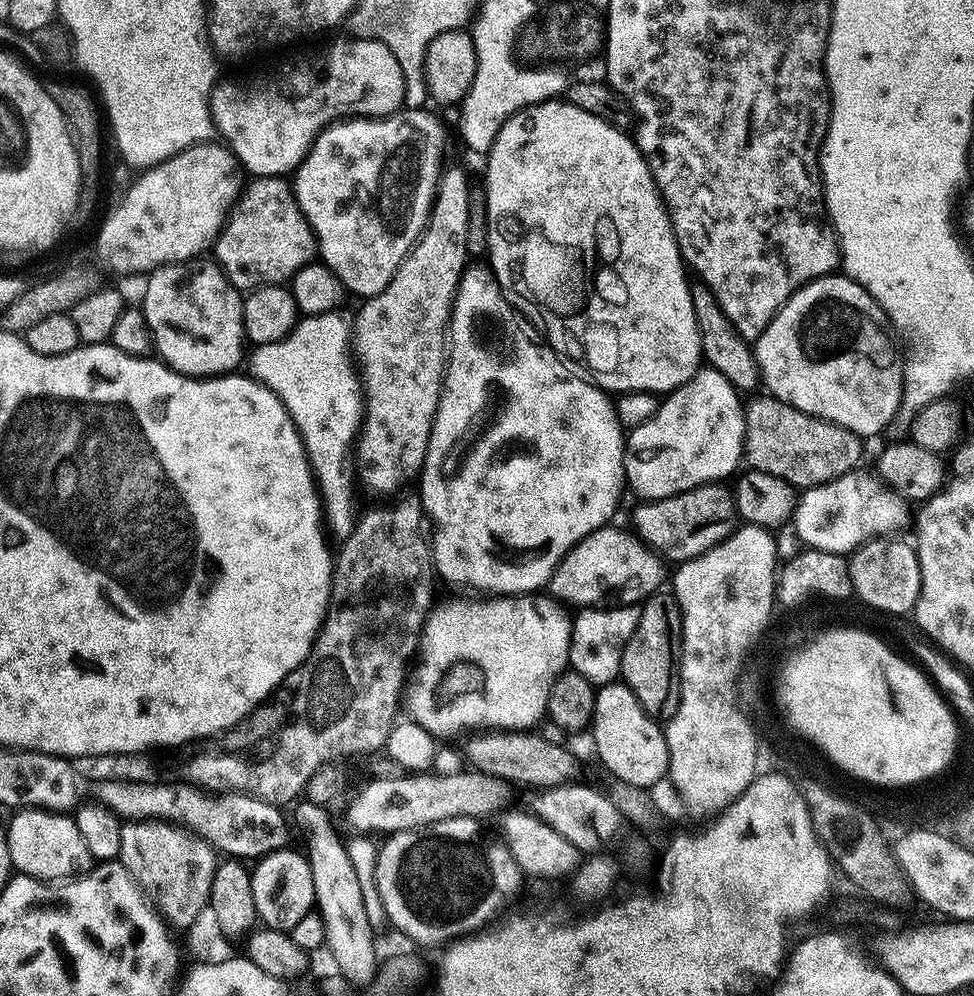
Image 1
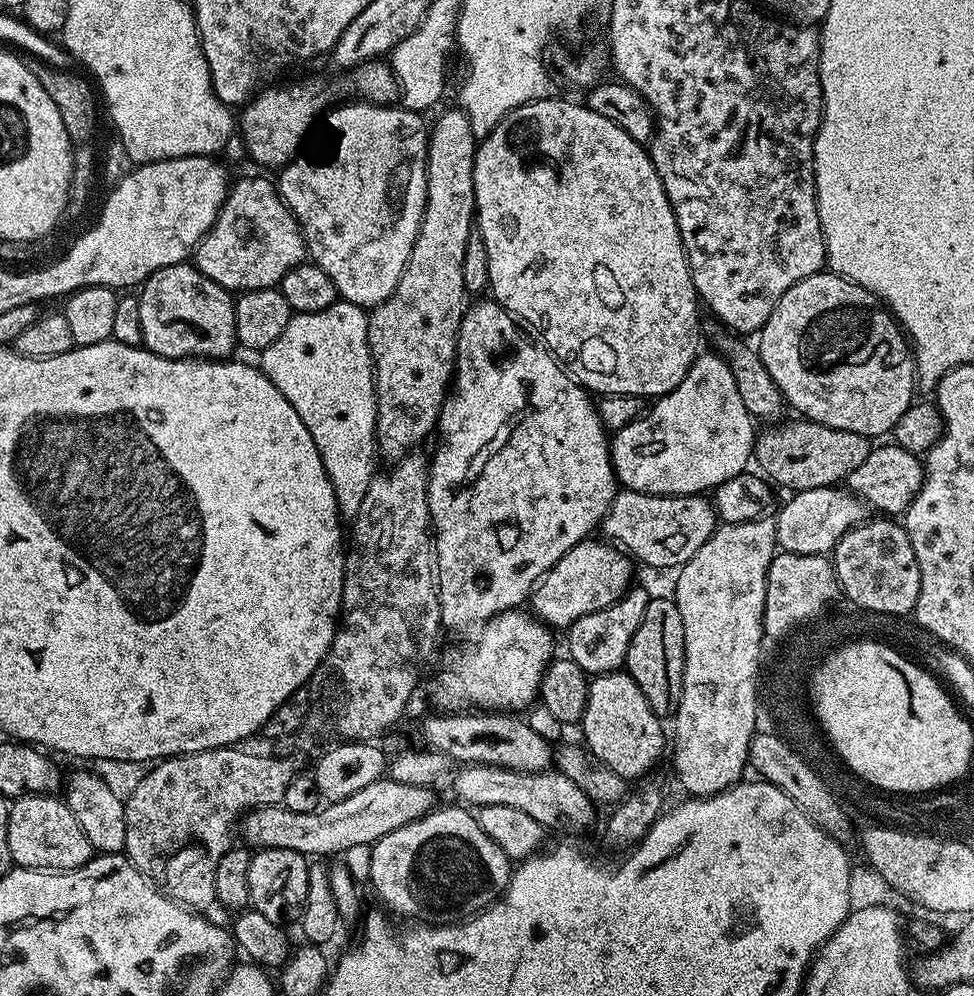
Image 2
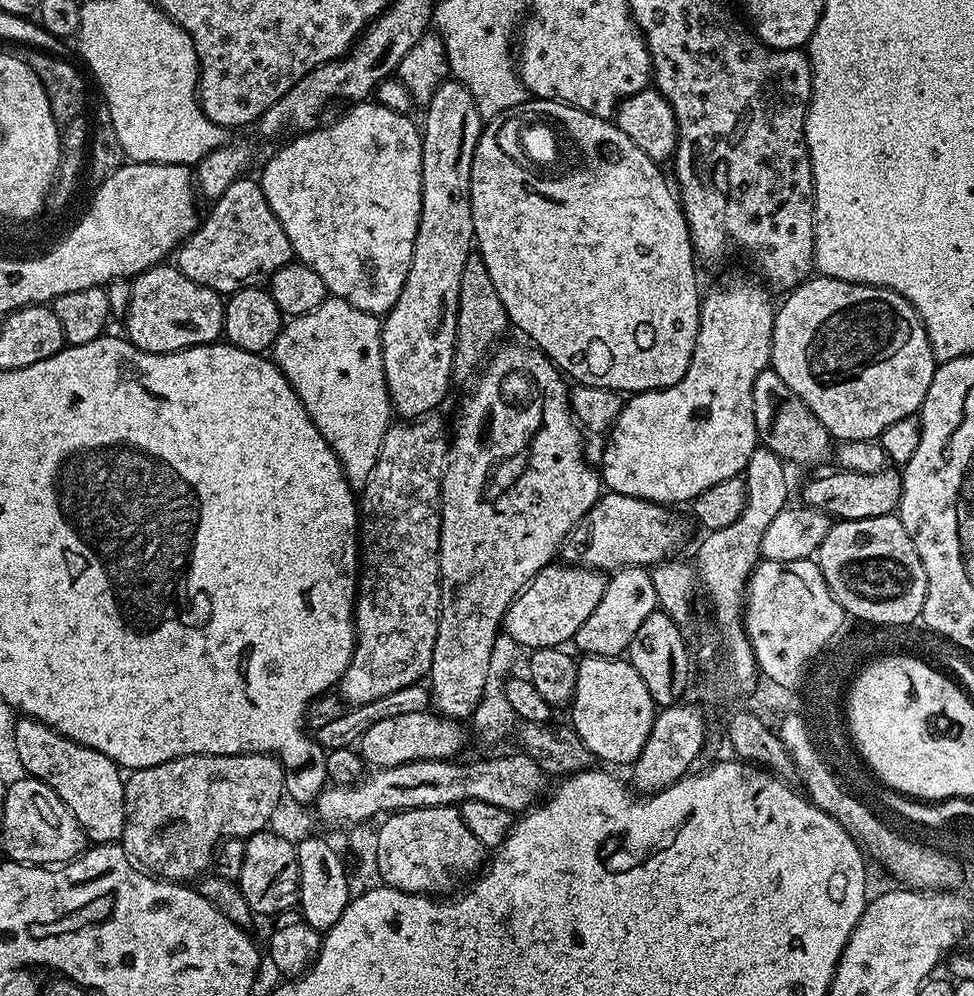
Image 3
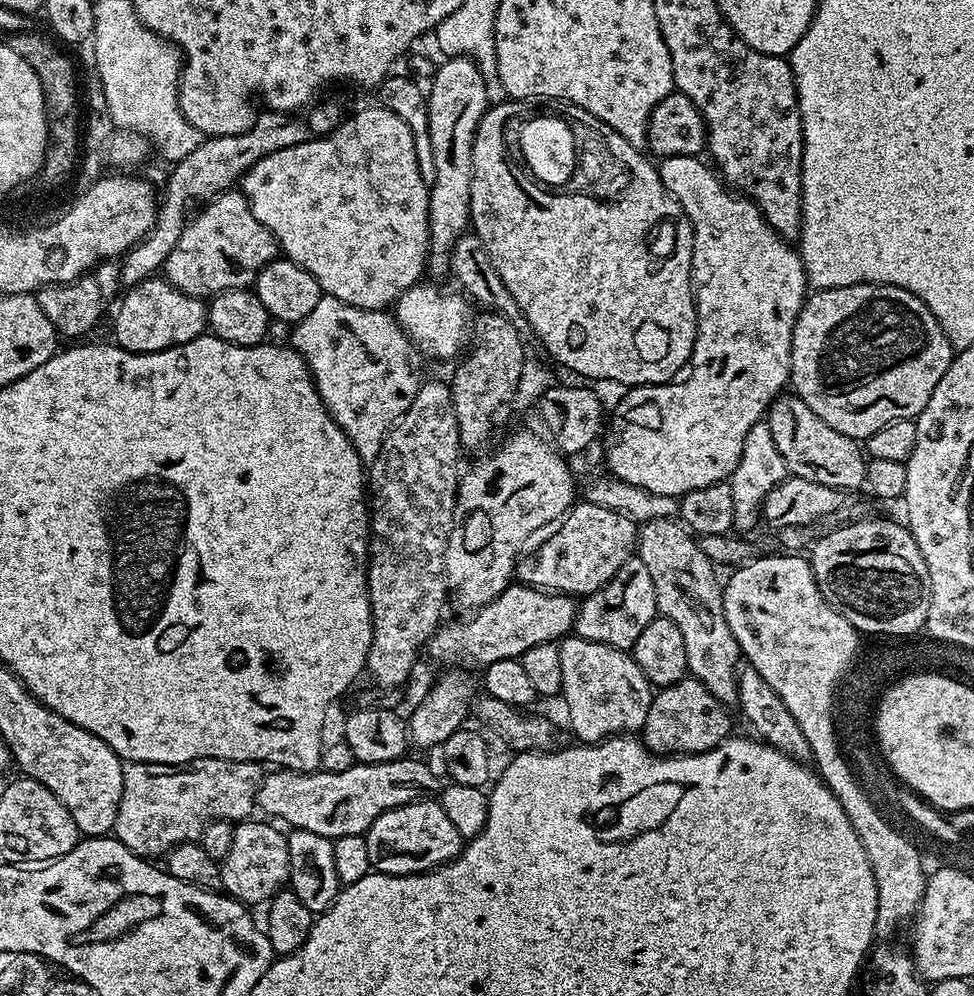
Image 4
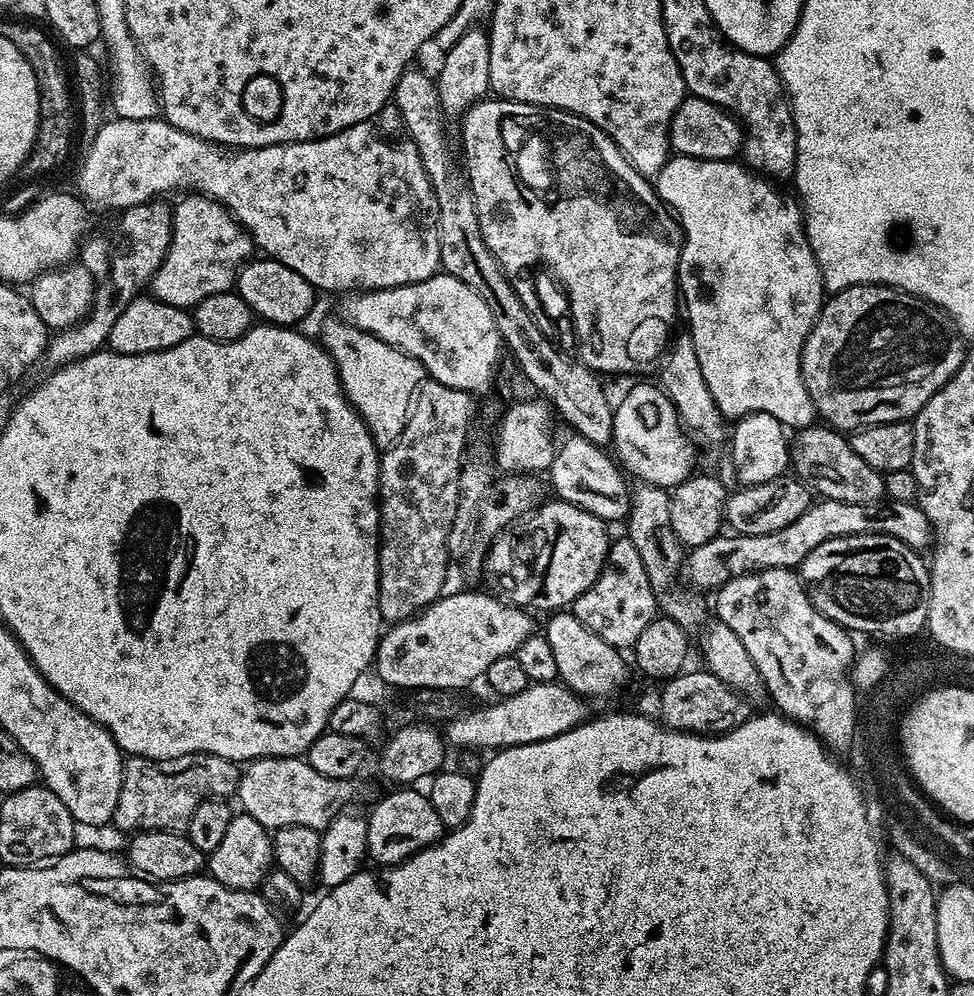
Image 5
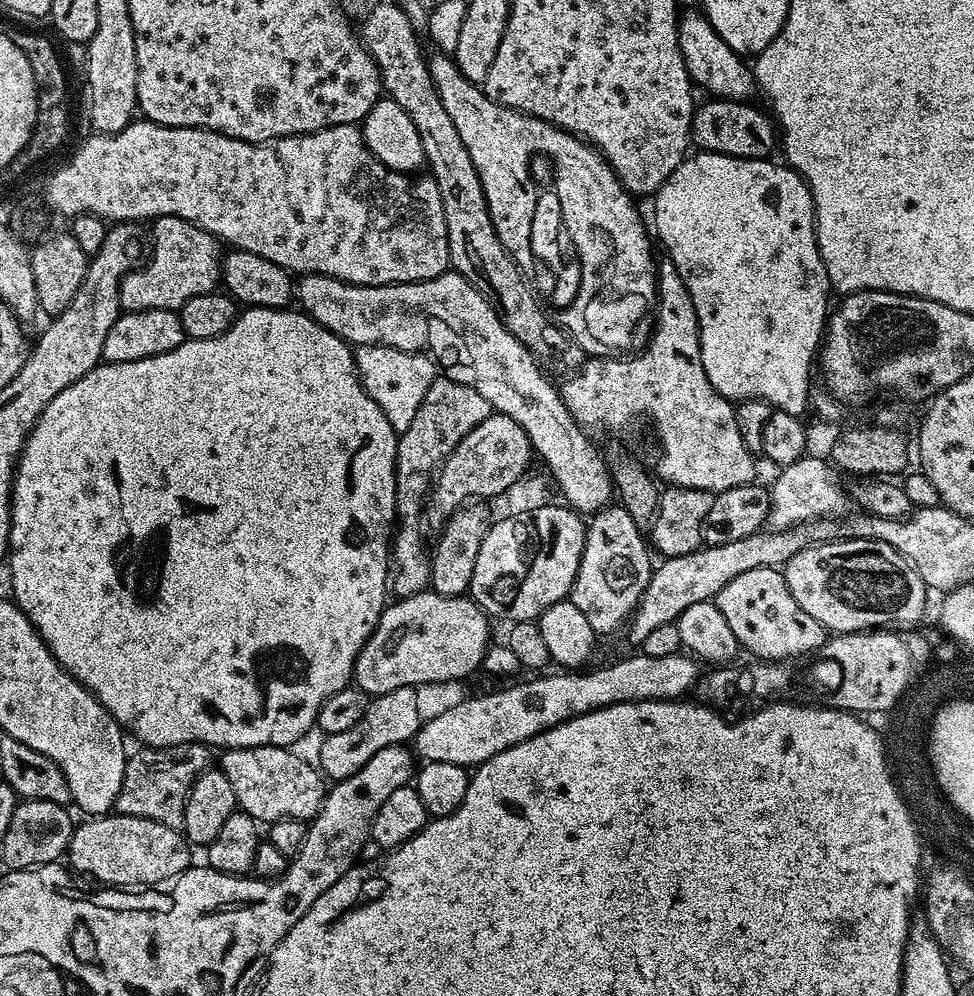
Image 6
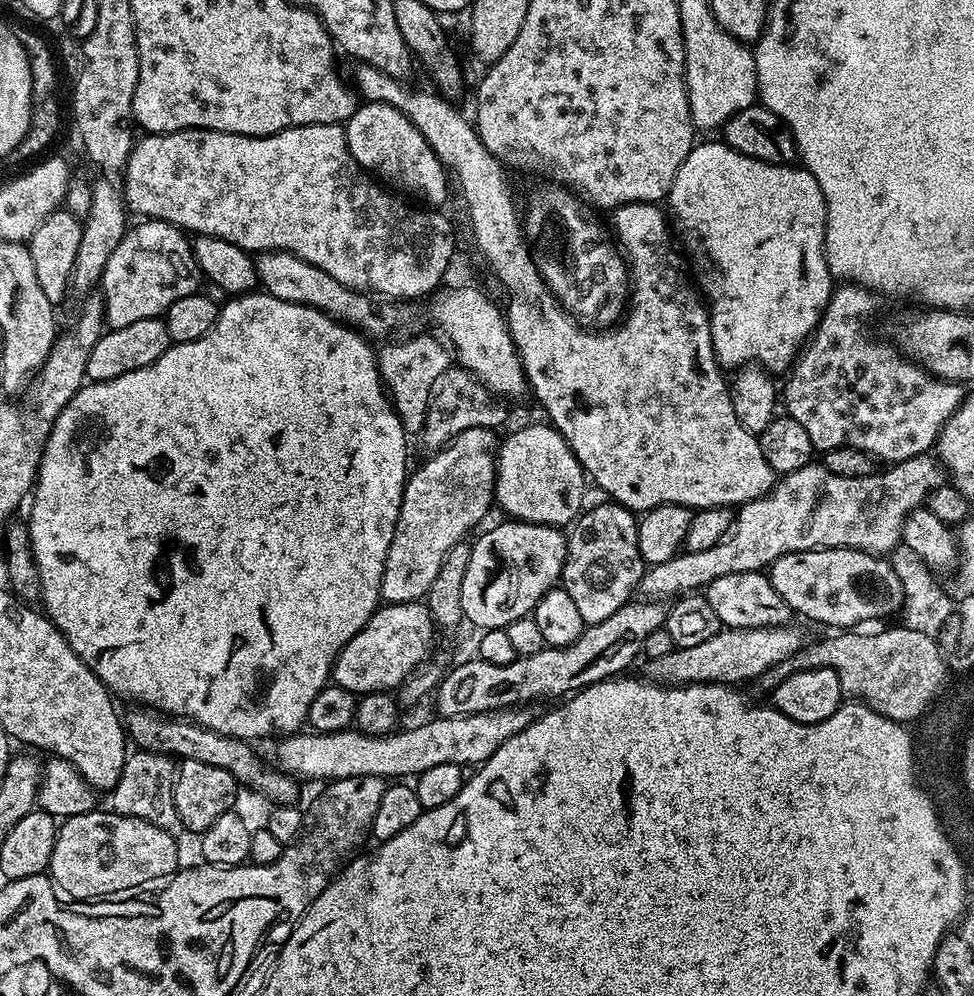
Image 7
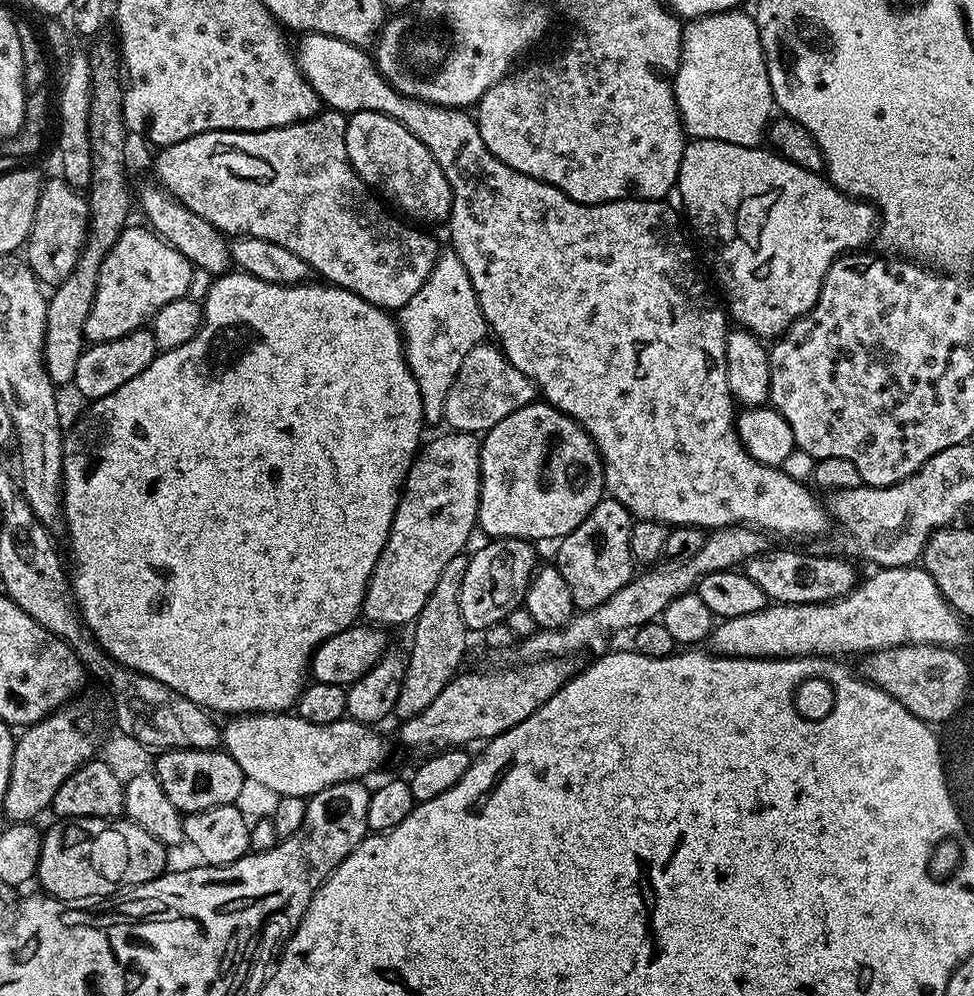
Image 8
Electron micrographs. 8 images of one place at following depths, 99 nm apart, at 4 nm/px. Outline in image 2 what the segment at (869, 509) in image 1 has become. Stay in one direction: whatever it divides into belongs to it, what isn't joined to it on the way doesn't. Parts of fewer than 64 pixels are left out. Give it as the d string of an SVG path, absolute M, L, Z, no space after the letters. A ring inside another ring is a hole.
M840 486L815 488L797 492L784 504L784 509L774 516L776 543L783 551L798 554L828 554L851 528L865 519L866 508L851 492Z

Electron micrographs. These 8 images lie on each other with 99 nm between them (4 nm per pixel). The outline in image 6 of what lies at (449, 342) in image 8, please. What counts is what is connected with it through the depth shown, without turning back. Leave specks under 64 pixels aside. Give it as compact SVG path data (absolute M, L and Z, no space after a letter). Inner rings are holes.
M362 344L355 349L356 374L364 392L378 402L386 414L386 422L397 434L405 432L426 398L426 390L438 379L438 365L431 356L424 352L403 352L381 344Z

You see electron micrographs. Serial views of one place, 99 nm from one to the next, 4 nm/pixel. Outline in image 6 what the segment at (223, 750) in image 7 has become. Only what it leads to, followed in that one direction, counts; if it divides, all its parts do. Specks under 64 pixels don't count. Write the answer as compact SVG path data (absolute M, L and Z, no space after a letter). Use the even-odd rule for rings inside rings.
M291 747L229 748L218 756L218 768L230 778L239 811L257 822L282 818L311 821L324 805L326 780L315 763L307 764Z

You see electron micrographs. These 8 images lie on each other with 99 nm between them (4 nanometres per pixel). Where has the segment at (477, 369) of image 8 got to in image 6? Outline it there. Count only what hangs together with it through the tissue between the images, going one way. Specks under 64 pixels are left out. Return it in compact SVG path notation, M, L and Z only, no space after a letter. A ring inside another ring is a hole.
M438 378L426 390L426 398L422 398L422 406L418 406L418 414L414 414L414 422L405 432L399 433L396 442L396 515L398 527L390 544L390 588L397 597L413 596L429 587L432 557L430 548L424 545L424 536L420 533L420 511L425 511L426 497L430 485L445 458L452 453L454 446L478 426L486 417L491 416L494 409L478 390L470 386L462 386L462 382L454 382L447 378Z

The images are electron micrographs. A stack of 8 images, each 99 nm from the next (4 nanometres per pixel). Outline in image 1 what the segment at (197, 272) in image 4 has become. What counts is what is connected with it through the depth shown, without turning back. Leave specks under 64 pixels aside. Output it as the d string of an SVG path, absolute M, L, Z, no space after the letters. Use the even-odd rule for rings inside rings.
M257 176L251 182L252 185L247 185L246 191L237 199L226 223L224 229L220 232L220 235L216 237L214 245L214 259L221 268L224 269L224 273L228 275L228 280L236 288L241 290L251 290L259 288L266 284L279 284L283 285L285 282L291 281L292 277L295 276L298 270L302 270L308 264L313 263L318 256L318 241L316 235L312 233L312 227L307 218L302 214L302 210L298 206L296 201L296 193L291 183L287 184L287 179L284 176Z

